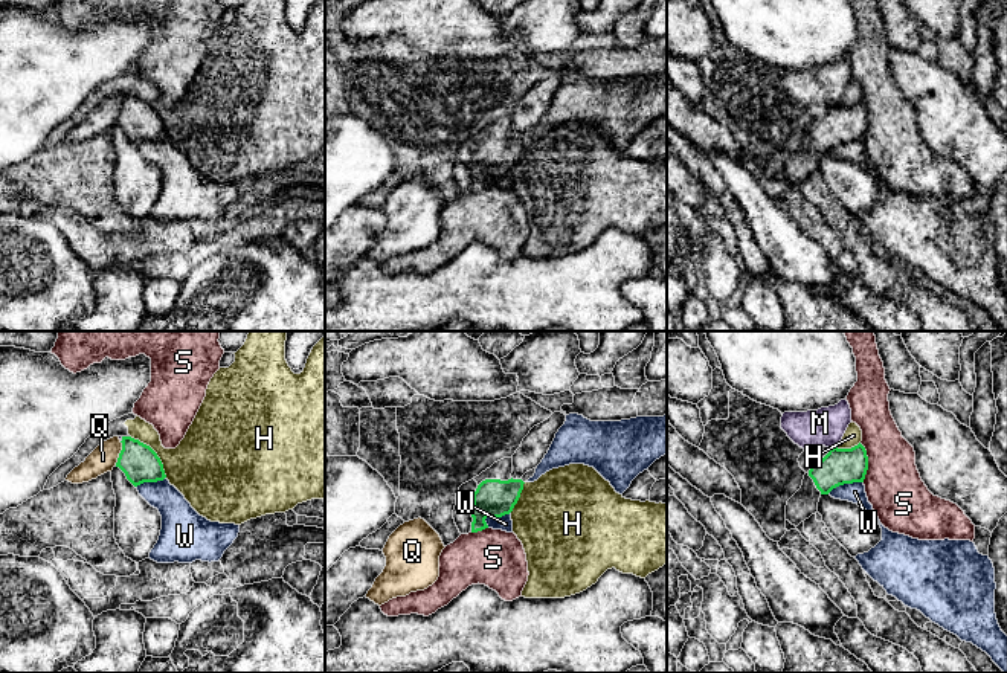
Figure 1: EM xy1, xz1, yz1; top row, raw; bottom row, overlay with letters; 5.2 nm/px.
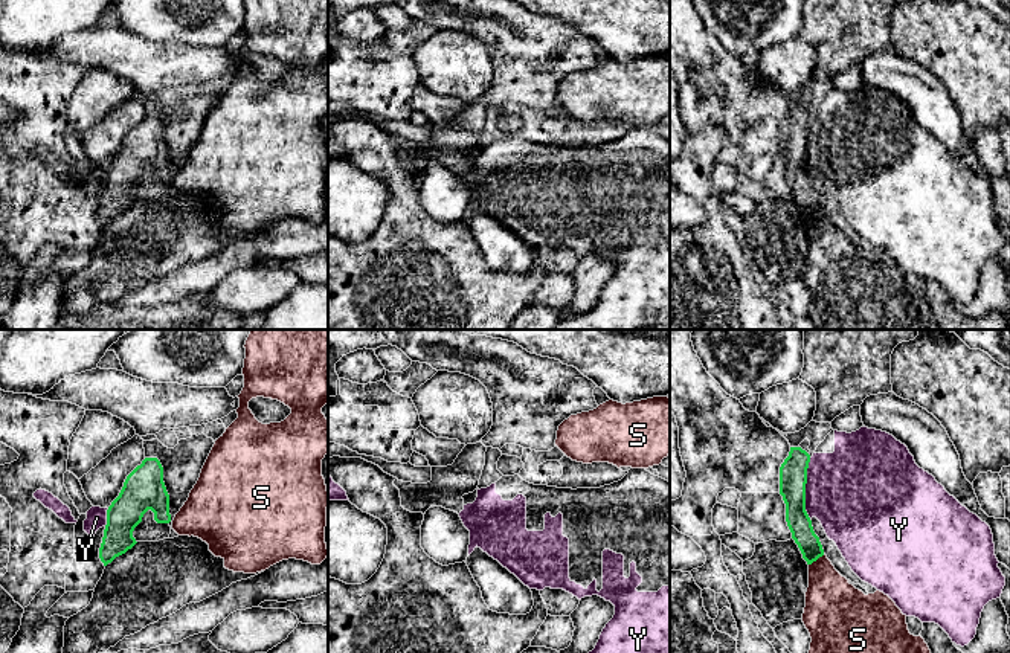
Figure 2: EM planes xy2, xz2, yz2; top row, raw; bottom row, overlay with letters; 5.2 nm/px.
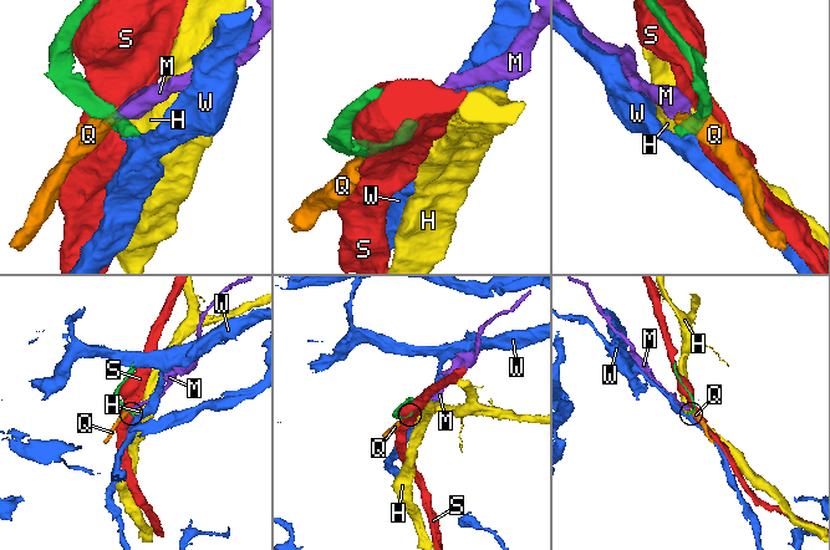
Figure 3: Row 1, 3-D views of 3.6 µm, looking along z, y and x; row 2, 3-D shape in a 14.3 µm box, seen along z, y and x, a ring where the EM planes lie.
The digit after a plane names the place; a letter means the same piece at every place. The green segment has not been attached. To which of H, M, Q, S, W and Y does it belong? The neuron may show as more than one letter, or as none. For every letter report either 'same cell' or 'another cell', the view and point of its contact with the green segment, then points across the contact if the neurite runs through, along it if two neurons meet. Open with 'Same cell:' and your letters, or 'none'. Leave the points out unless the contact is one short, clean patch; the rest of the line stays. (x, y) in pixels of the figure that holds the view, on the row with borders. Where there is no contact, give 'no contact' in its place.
Same cell: none
H: another cell; contact xy1 (154, 452); border xy1 (130, 435), (145, 443), (156, 454), (167, 476)
M: another cell; contact yz1 (833, 447); border yz1 (835, 446), (830, 449)
Q: another cell; contact xy1 (119, 454); border xy1 (121, 441), (121, 450), (115, 464)
S: another cell; contact yz1 (867, 463)
W: another cell; contact yz1 (844, 483); border yz1 (862, 481), (839, 484), (827, 493)
Y: another cell; contact yz2 (804, 488)

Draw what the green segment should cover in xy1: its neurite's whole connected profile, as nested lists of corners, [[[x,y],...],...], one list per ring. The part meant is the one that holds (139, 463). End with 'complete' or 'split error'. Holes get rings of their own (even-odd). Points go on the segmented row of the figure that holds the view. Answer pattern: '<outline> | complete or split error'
[[[122,436],[122,450],[116,467],[119,467],[127,479],[134,485],[143,482],[157,482],[166,478],[163,464],[157,453],[146,444],[131,436]]] | complete

